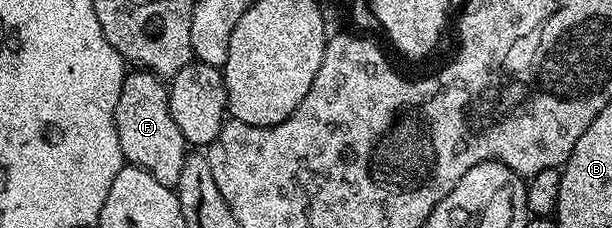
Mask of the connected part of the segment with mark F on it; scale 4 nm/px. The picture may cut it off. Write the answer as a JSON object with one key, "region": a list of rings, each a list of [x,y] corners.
{"region":[[[129,70],[122,81],[122,93],[118,93],[114,121],[125,164],[146,169],[150,177],[155,177],[160,184],[175,189],[178,177],[182,177],[182,165],[190,147],[182,137],[182,129],[174,125],[174,117],[170,117],[165,80],[151,71]]]}

